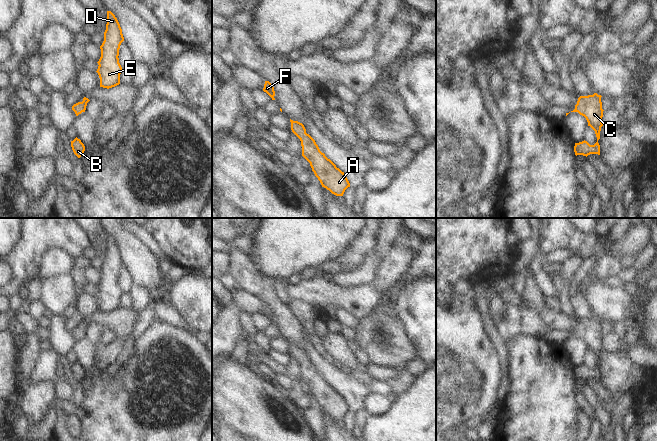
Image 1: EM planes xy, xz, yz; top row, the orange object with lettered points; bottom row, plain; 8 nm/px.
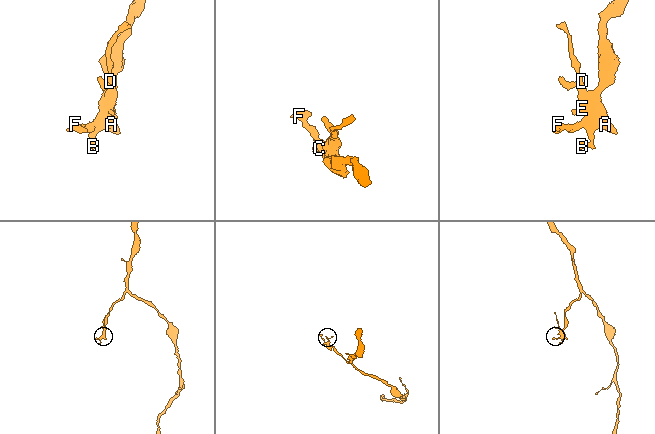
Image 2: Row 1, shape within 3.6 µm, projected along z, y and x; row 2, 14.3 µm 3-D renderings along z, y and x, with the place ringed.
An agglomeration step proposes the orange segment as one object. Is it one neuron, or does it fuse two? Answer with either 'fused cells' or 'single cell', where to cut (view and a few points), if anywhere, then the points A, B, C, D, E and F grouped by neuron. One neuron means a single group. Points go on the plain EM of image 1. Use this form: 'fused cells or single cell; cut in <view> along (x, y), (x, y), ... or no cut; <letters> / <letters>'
single cell; no cut; A B C D E F

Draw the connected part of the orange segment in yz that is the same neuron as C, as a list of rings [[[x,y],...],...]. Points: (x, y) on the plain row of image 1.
[[[594,317],[593,319],[580,320],[578,322],[575,333],[571,336],[578,336],[580,339],[584,340],[590,350],[596,358],[597,366],[594,369],[590,369],[587,365],[582,365],[575,367],[574,376],[575,379],[588,380],[590,378],[600,379],[600,369],[598,364],[600,363],[600,355],[603,350],[602,341],[603,333],[601,326],[601,319]]]

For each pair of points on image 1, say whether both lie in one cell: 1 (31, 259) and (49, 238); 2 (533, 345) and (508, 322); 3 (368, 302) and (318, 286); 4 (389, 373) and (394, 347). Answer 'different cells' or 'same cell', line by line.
1: same cell
2: different cells
3: same cell
4: different cells

